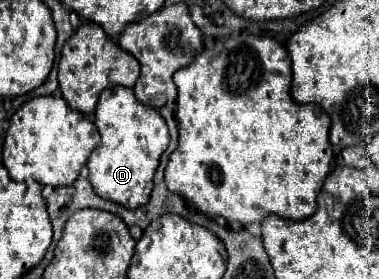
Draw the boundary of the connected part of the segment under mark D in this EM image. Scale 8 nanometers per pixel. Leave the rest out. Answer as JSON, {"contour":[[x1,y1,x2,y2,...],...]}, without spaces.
{"contour":[[113,85,101,93,93,123,101,135,101,143,87,161,93,191,127,209,145,205,153,189,153,175,157,171,159,157,169,145,169,129,163,117,155,109,145,109,129,87]]}

